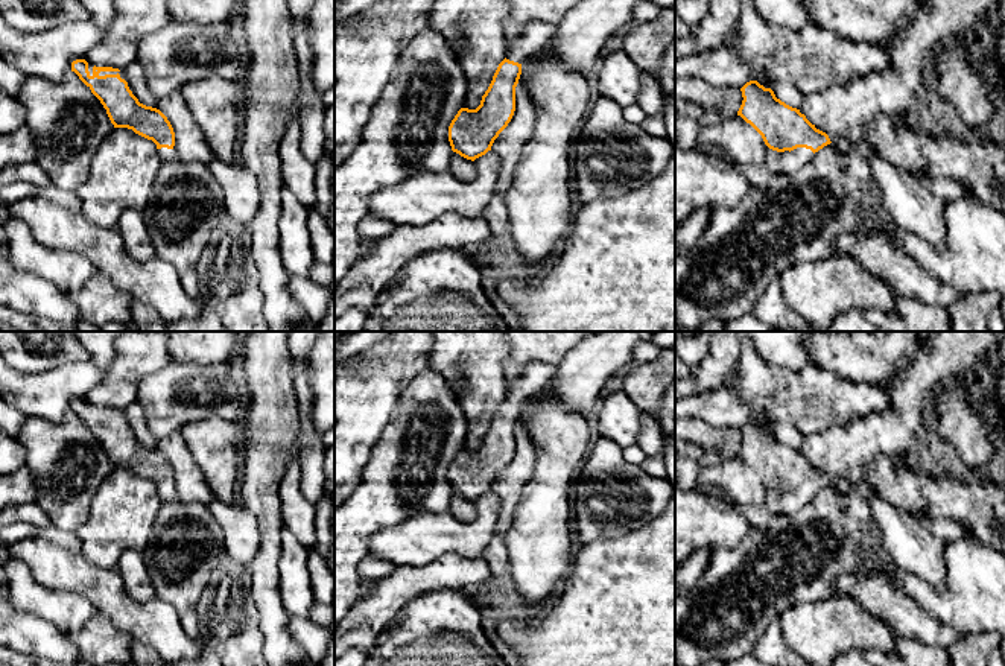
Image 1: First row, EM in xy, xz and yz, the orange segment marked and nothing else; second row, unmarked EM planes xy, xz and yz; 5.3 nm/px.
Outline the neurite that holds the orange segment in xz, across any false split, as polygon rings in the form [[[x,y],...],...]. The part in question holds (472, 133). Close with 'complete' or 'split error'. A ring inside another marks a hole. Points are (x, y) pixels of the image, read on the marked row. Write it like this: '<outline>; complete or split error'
[[[529,23],[511,40],[506,40],[506,56],[499,64],[493,81],[476,109],[461,108],[449,126],[452,151],[474,161],[491,151],[494,140],[508,126],[515,111],[515,87],[522,75],[522,64],[538,52],[555,35],[556,26],[549,23]]]; split error

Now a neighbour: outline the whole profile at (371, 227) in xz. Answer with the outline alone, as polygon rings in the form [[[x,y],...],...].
[[[368,214],[357,225],[357,233],[362,239],[383,239],[395,228],[395,225],[385,217]]]

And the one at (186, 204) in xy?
[[[181,160],[163,163],[141,216],[155,248],[155,255],[176,269],[178,278],[189,297],[199,298],[196,265],[213,230],[227,216],[224,192],[208,164],[199,161],[184,163]]]

